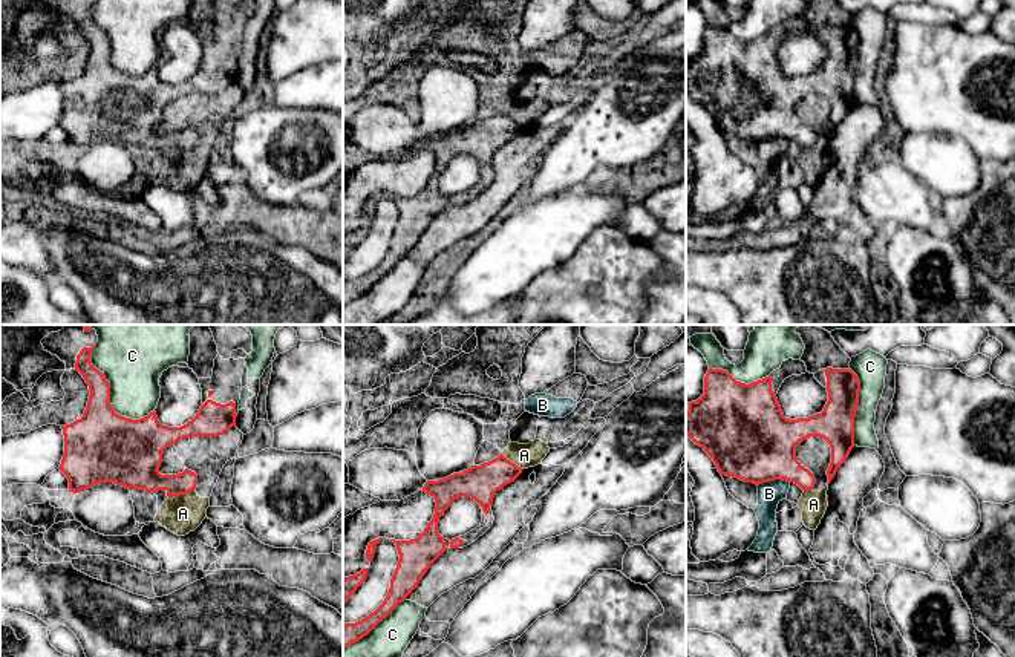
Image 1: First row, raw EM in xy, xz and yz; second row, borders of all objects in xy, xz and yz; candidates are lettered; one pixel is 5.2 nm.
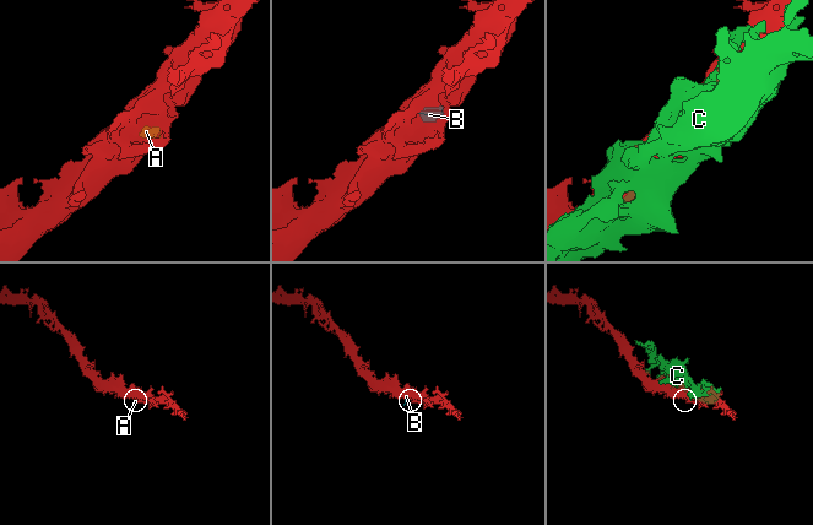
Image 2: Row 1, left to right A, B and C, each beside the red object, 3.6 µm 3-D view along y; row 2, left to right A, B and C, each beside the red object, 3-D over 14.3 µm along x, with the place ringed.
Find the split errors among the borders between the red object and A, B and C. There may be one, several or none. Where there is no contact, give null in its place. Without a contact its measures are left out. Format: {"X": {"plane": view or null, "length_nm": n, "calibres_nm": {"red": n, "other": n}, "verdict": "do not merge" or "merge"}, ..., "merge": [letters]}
{"A": {"plane": "xy", "length_nm": 140, "calibres_nm": {"red": 190, "other": 200}, "verdict": "do not merge"}, "B": {"plane": "yz", "length_nm": 170, "calibres_nm": {"red": 420, "other": 130}, "verdict": "do not merge"}, "C": {"plane": "xy", "length_nm": 480, "calibres_nm": {"red": 340, "other": 280}, "verdict": "do not merge"}, "merge": []}

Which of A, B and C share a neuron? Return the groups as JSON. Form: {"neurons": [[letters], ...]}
{"neurons": [["A", "B"], ["C"]]}

